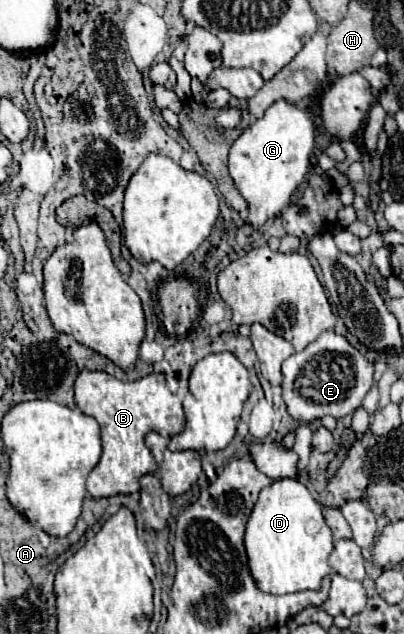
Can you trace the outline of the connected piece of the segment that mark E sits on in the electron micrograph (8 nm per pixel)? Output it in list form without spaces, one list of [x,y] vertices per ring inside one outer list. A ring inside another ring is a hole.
[[[333,330],[323,332],[305,350],[295,352],[283,362],[283,402],[291,418],[299,422],[321,420],[323,416],[343,418],[361,406],[363,396],[373,384],[373,364]]]

